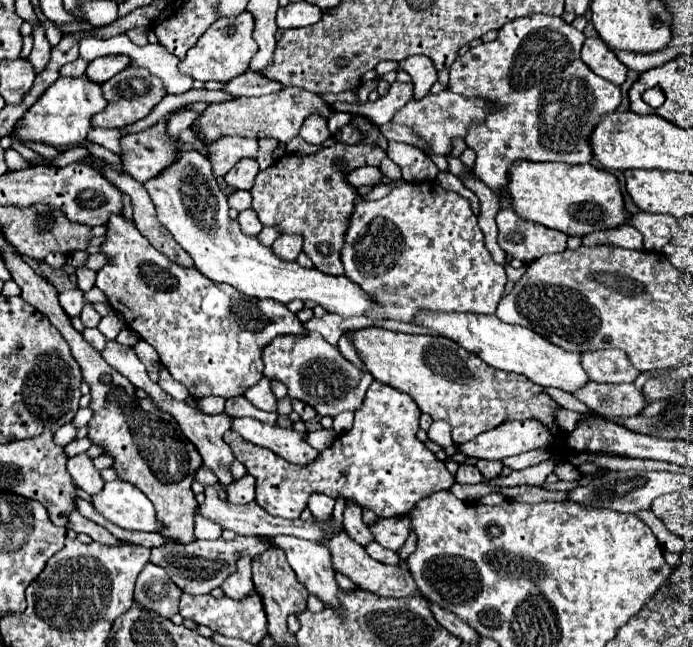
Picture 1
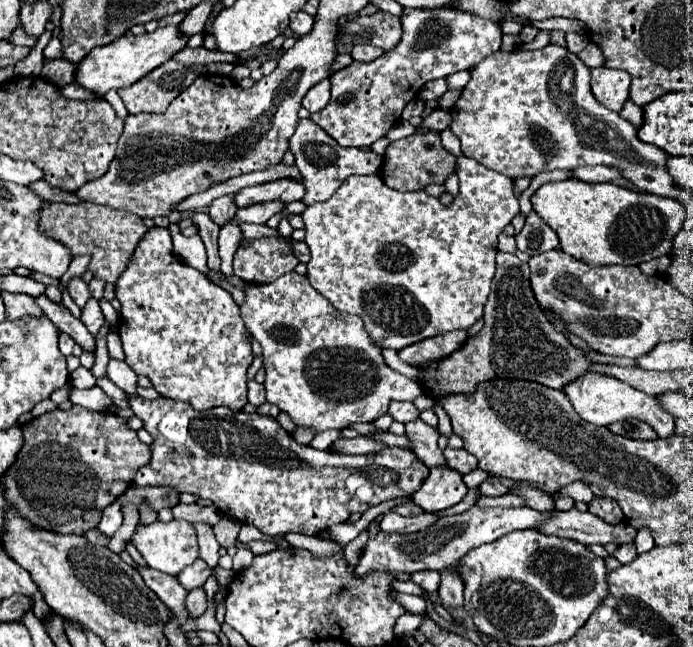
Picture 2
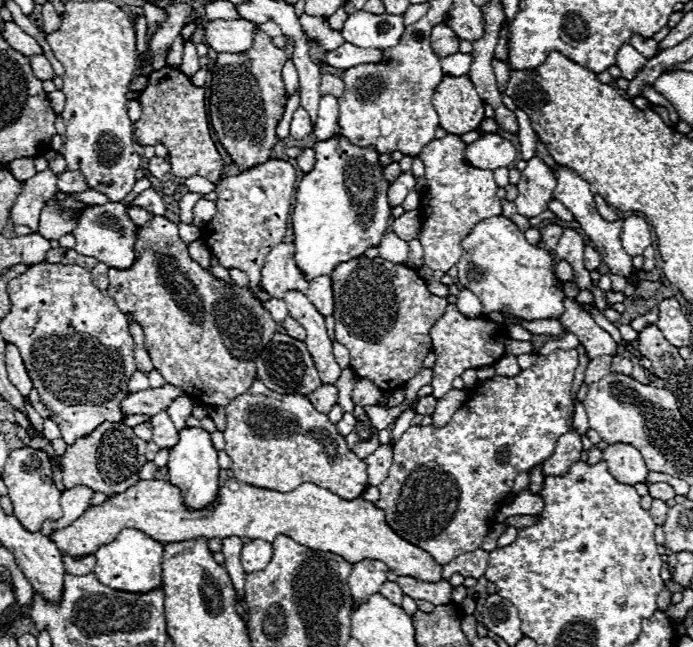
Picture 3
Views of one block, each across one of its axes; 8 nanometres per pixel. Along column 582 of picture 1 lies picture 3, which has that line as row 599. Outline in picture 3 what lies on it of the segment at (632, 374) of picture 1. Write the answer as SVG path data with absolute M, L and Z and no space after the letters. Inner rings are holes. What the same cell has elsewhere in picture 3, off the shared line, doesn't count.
M376 560L356 562L348 578L354 606L368 602L372 594L378 594L380 584L384 584L384 580L386 580L386 566L382 562L376 562Z

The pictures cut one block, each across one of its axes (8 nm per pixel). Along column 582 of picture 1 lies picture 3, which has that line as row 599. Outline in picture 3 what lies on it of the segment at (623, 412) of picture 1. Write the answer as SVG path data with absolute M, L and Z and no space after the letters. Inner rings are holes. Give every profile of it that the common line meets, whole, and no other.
M384 582L382 586L380 586L380 594L384 596L384 598L388 598L390 602L396 602L398 606L402 606L402 598L404 598L404 592L400 590L400 586L396 584L396 582Z

